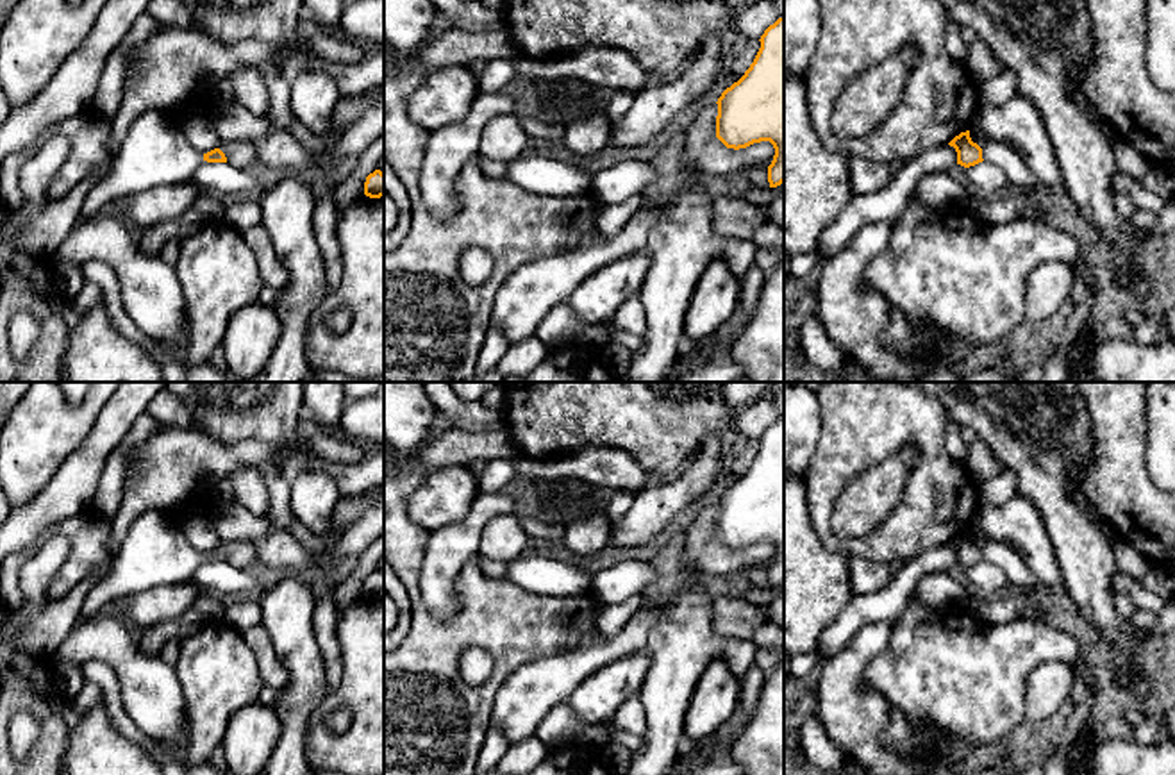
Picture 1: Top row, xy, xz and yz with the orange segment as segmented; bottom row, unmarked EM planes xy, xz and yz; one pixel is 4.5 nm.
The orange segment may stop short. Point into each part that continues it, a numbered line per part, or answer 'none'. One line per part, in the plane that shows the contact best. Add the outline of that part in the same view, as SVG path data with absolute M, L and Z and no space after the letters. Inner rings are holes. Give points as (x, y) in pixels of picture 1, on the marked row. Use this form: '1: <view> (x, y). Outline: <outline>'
1: xy (154, 152). Outline: M146 109L132 121L111 171L88 193L80 218L91 218L127 195L191 182L202 162L204 154L189 145L171 114Z

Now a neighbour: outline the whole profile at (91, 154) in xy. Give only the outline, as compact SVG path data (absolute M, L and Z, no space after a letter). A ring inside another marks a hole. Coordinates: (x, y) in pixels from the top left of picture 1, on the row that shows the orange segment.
M88 109L59 121L50 132L66 136L71 148L48 188L48 200L59 200L86 179L100 180L111 171L118 150L111 136L111 118Z

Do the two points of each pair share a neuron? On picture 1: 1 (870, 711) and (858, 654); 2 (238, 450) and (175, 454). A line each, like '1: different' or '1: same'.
1: same
2: same

